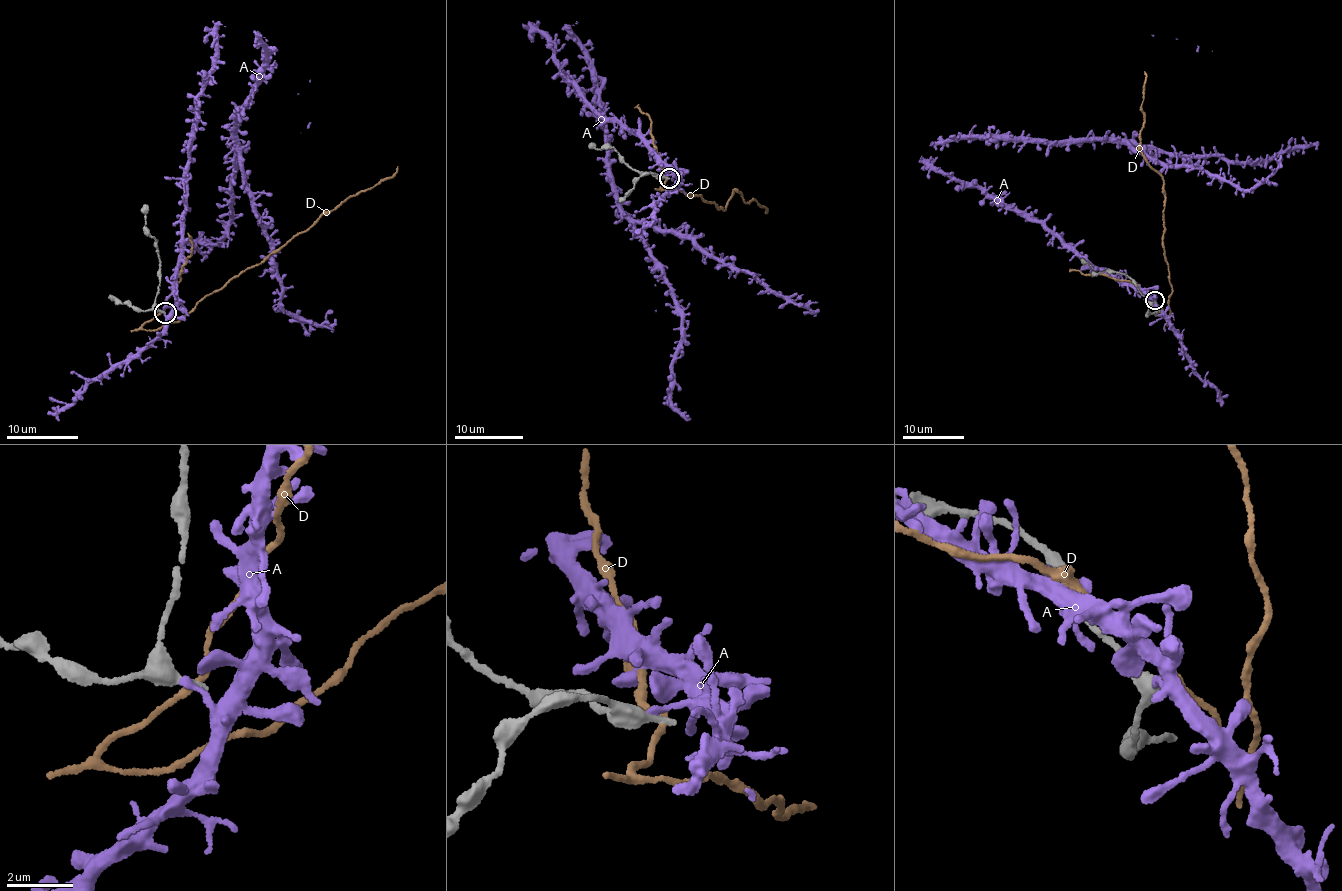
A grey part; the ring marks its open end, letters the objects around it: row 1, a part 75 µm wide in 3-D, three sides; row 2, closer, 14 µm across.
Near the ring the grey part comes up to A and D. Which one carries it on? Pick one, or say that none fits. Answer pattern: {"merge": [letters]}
{"merge": []}

